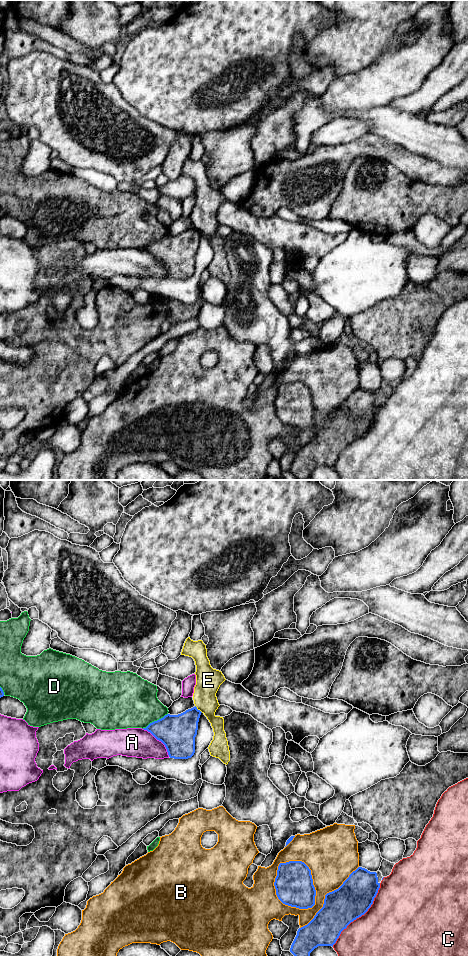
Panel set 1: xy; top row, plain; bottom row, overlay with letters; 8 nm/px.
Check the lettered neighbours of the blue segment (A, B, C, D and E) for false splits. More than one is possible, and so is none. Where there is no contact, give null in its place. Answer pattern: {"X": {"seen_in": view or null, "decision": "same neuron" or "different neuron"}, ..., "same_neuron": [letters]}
{"A": {"seen_in": "xy", "decision": "different neuron"}, "B": {"seen_in": "xy", "decision": "different neuron"}, "C": {"seen_in": "xy", "decision": "different neuron"}, "D": {"seen_in": "xy", "decision": "different neuron"}, "E": {"seen_in": "xy", "decision": "same neuron"}, "same_neuron": ["E"]}

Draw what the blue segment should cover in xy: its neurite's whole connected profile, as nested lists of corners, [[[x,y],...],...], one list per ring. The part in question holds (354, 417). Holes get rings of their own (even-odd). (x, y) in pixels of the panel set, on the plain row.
[[[358,387],[338,409],[325,415],[323,427],[307,445],[298,449],[290,472],[297,480],[307,480],[310,477],[310,473],[318,466],[333,467],[341,452],[351,442],[368,431],[373,424],[379,408],[380,403],[378,402],[377,393]]]

